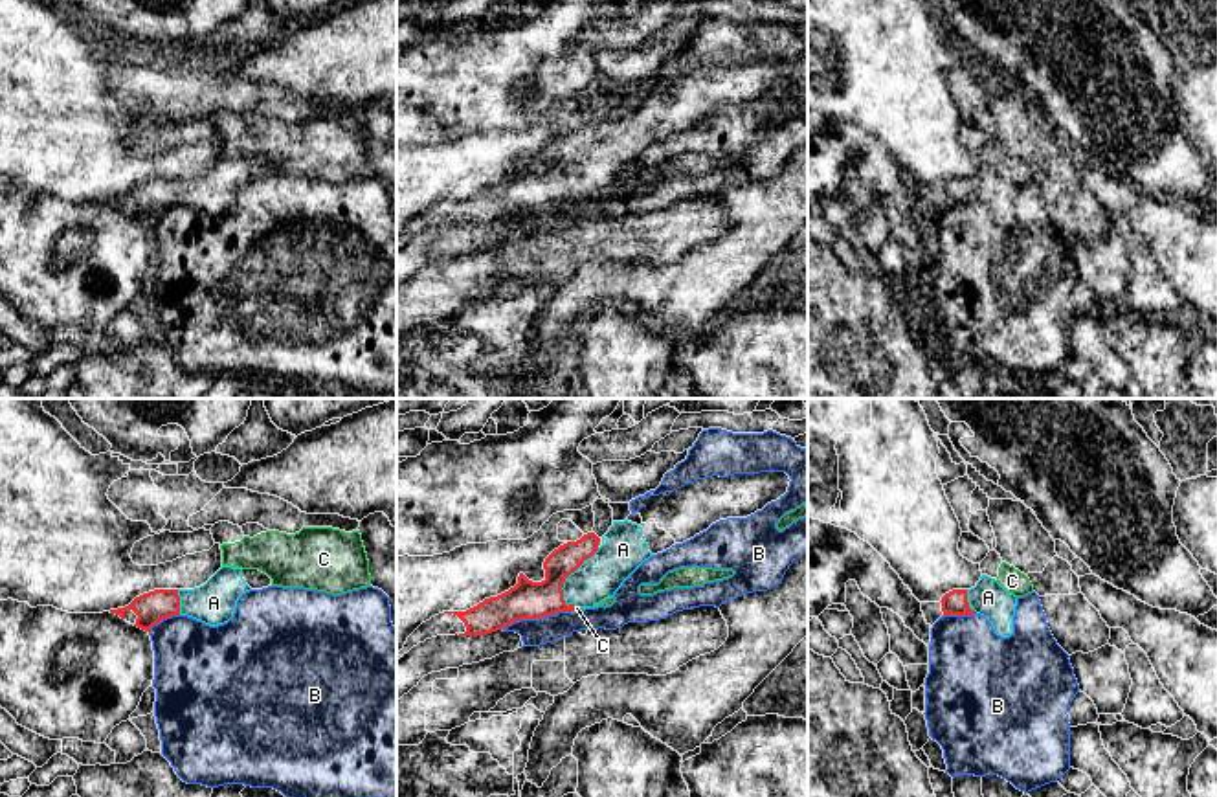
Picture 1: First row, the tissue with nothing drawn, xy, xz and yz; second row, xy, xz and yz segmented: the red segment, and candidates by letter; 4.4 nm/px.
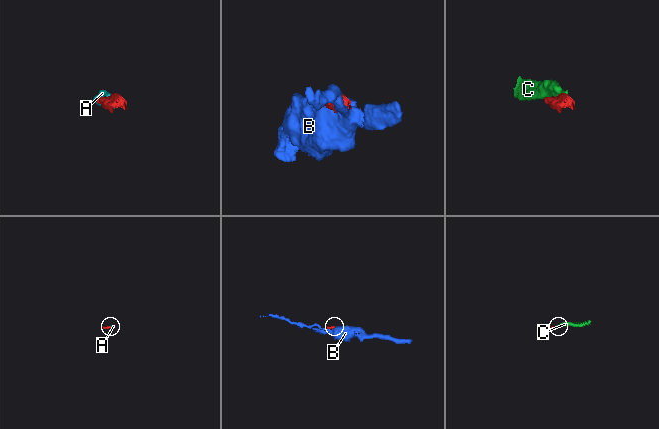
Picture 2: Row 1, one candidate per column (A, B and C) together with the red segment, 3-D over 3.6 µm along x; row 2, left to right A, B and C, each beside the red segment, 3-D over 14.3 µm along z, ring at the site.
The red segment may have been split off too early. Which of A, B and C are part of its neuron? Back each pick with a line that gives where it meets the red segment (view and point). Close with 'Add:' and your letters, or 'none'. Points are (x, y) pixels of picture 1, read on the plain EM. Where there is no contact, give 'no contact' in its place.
A: contact xz (568, 164)
Add: A

